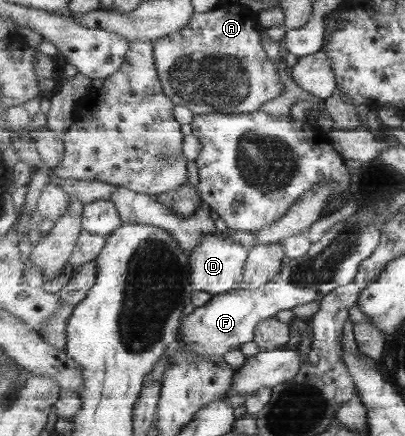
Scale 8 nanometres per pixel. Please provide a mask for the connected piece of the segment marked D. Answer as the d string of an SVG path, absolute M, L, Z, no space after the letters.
M227 231L204 239L204 243L191 255L193 264L193 286L197 291L208 291L215 296L234 290L240 290L245 278L246 263L250 257L251 248L232 239Z

